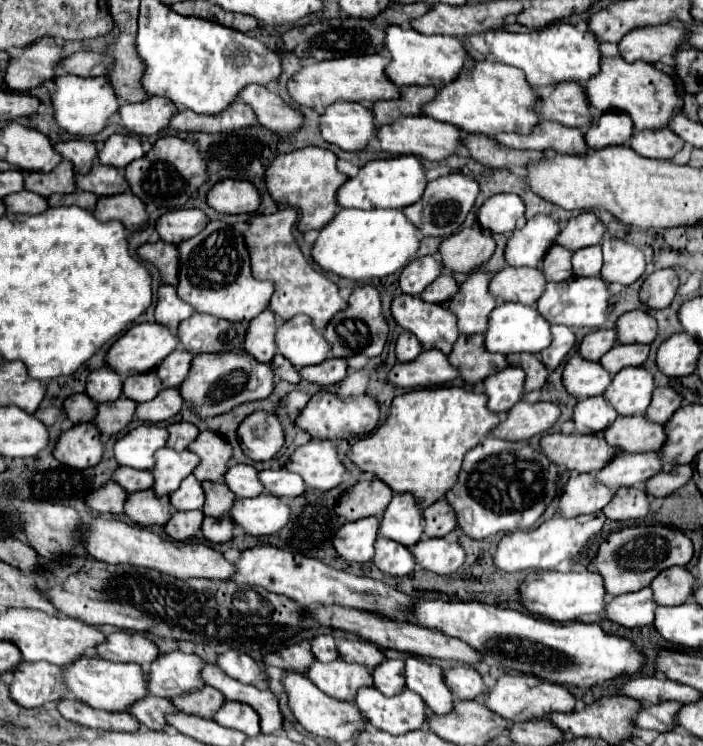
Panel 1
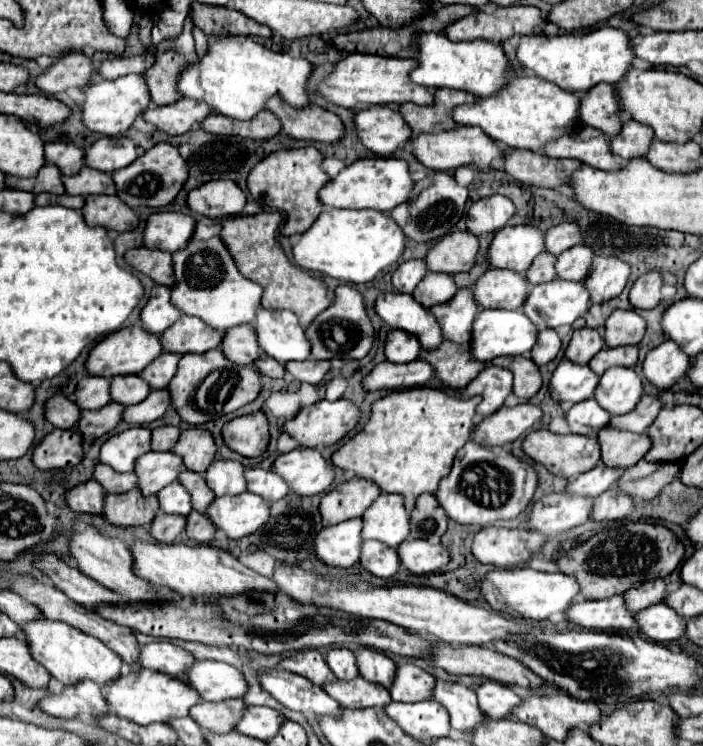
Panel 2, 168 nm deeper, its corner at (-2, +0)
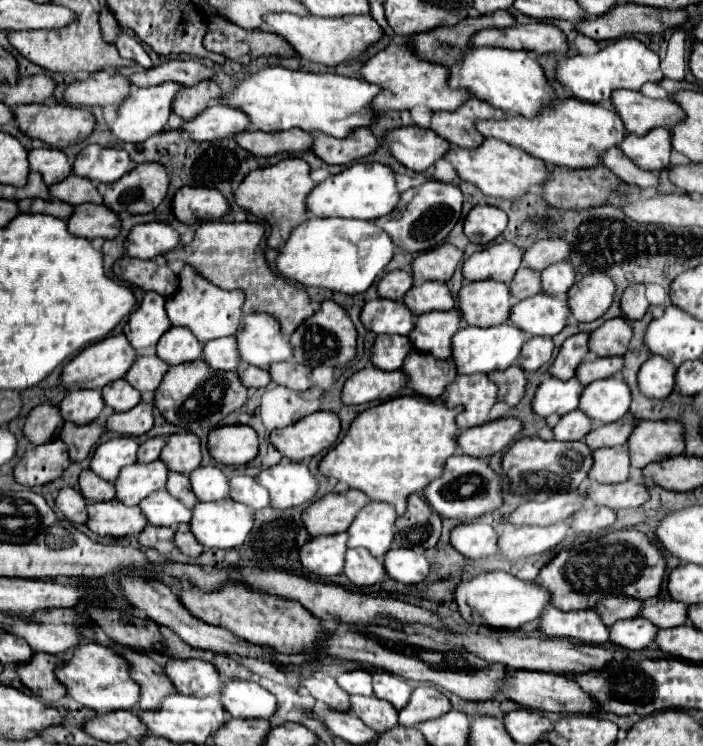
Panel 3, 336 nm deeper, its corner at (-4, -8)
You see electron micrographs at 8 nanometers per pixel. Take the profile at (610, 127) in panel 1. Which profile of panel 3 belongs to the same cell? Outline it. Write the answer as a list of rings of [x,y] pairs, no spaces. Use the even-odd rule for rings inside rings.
[[[654,128],[646,136],[626,136],[620,150],[644,170],[664,170],[670,166],[670,128]]]

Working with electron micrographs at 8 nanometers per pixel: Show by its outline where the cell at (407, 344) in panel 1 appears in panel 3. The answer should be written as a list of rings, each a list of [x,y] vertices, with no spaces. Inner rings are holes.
[[[378,334],[374,338],[374,352],[372,352],[372,364],[380,370],[400,370],[404,358],[408,356],[410,340],[408,336],[386,336]]]

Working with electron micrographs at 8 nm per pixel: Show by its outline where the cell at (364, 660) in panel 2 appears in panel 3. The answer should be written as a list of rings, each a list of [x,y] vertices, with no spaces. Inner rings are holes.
[[[376,670],[372,674],[372,684],[374,684],[374,694],[382,700],[388,700],[396,710],[402,710],[410,700],[412,684],[392,672]]]

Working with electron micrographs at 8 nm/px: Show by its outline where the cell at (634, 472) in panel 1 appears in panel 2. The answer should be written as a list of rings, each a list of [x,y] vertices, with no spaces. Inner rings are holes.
[[[598,464],[596,468],[580,474],[578,478],[574,478],[568,486],[566,492],[568,494],[578,494],[578,496],[600,496],[602,492],[606,492],[608,488],[616,486],[616,480],[620,478],[620,470],[618,468],[608,468],[606,464]]]

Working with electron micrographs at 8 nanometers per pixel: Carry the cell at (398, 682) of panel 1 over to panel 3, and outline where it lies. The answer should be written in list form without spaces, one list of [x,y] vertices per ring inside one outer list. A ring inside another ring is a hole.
[[[422,686],[412,692],[410,704],[400,710],[400,726],[414,726],[426,720],[444,716],[452,708],[452,702],[436,686]]]

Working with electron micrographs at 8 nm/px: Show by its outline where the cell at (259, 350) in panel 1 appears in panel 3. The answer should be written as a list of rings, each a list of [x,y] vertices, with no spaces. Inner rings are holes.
[[[226,336],[206,342],[202,350],[202,360],[206,360],[206,364],[210,364],[210,368],[214,370],[234,370],[240,362],[236,350],[236,338]]]

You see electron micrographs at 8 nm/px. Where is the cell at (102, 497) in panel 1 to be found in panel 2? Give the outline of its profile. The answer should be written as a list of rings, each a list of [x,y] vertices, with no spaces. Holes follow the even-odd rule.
[[[88,480],[86,484],[80,484],[72,488],[66,494],[68,506],[76,512],[88,512],[88,514],[102,514],[104,512],[104,488],[96,484],[96,480]]]

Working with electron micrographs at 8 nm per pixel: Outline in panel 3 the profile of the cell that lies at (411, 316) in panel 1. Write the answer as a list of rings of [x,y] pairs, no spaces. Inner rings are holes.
[[[376,298],[364,304],[360,320],[366,330],[374,334],[402,334],[408,336],[414,328],[414,314],[402,304],[386,298]]]

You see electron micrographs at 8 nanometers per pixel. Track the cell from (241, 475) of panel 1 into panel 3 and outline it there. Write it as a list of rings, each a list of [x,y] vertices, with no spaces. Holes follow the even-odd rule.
[[[200,466],[190,472],[190,486],[198,502],[228,498],[228,476],[218,466]]]

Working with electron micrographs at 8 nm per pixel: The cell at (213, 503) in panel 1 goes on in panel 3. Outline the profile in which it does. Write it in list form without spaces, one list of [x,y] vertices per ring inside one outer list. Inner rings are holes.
[[[168,472],[166,490],[168,490],[174,498],[182,500],[182,504],[184,504],[186,508],[194,508],[194,504],[198,502],[198,500],[196,500],[196,496],[194,496],[194,492],[192,492],[192,488],[190,488],[188,476],[184,476],[184,474]]]

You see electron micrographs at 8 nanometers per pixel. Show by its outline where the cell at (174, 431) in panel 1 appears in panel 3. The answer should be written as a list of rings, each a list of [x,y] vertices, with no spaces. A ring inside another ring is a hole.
[[[148,438],[144,444],[140,444],[138,448],[138,462],[154,462],[158,460],[162,448],[164,448],[166,440],[164,438]]]

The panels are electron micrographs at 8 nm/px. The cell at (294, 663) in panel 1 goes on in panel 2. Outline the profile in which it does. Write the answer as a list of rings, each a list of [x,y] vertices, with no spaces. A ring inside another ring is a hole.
[[[306,648],[306,650],[300,650],[300,652],[292,652],[290,656],[282,658],[278,666],[288,670],[288,672],[294,672],[294,674],[300,674],[300,676],[308,678],[316,686],[322,686],[324,682],[334,680],[334,674],[328,668],[328,664],[322,658],[322,654],[318,650],[312,650],[312,648]]]

